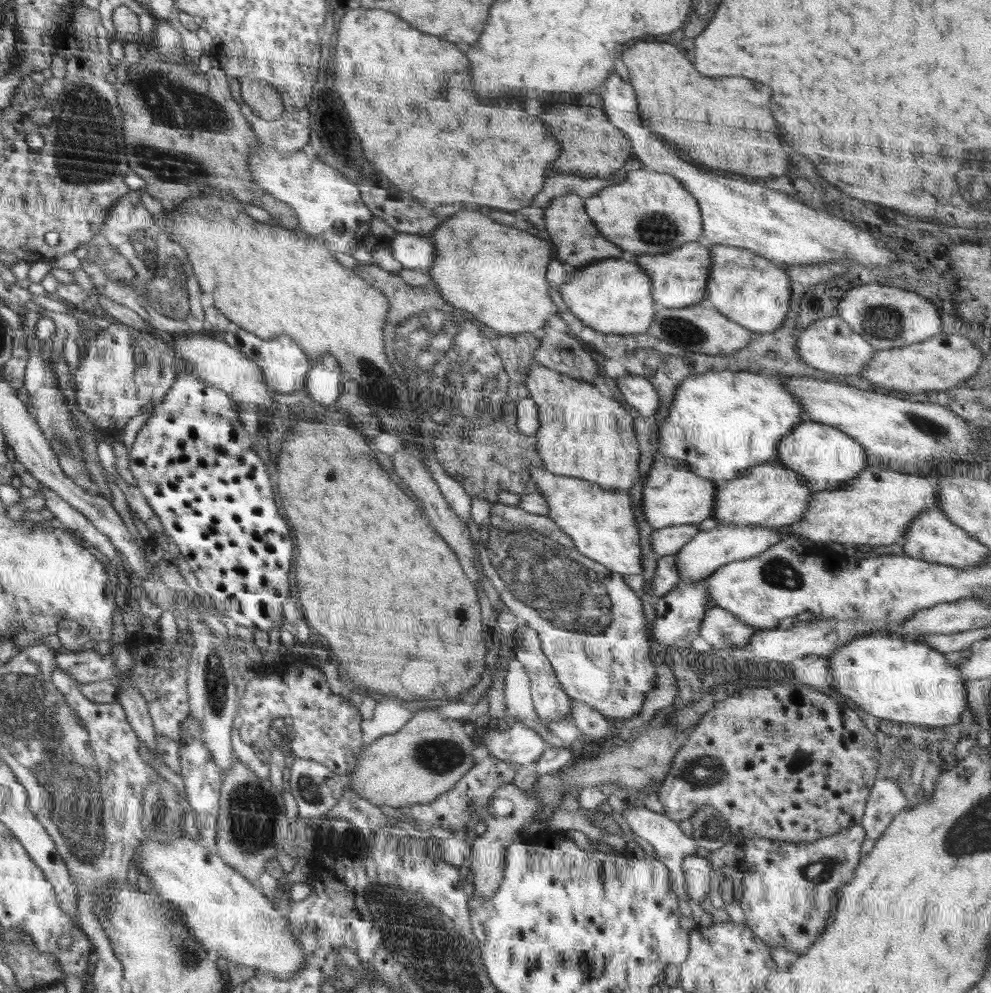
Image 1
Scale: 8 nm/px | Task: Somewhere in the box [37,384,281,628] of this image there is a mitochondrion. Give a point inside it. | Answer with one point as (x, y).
(62, 444)

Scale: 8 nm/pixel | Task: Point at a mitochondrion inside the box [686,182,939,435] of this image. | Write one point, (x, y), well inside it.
(882, 322)

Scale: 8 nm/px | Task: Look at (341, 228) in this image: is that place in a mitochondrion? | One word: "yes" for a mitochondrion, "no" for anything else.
no

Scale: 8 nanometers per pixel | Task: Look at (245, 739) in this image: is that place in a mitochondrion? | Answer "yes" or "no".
no

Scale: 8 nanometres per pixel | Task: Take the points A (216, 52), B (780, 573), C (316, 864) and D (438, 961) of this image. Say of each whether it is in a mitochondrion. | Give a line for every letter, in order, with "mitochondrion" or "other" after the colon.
A: other
B: mitochondrion
C: other
D: mitochondrion

